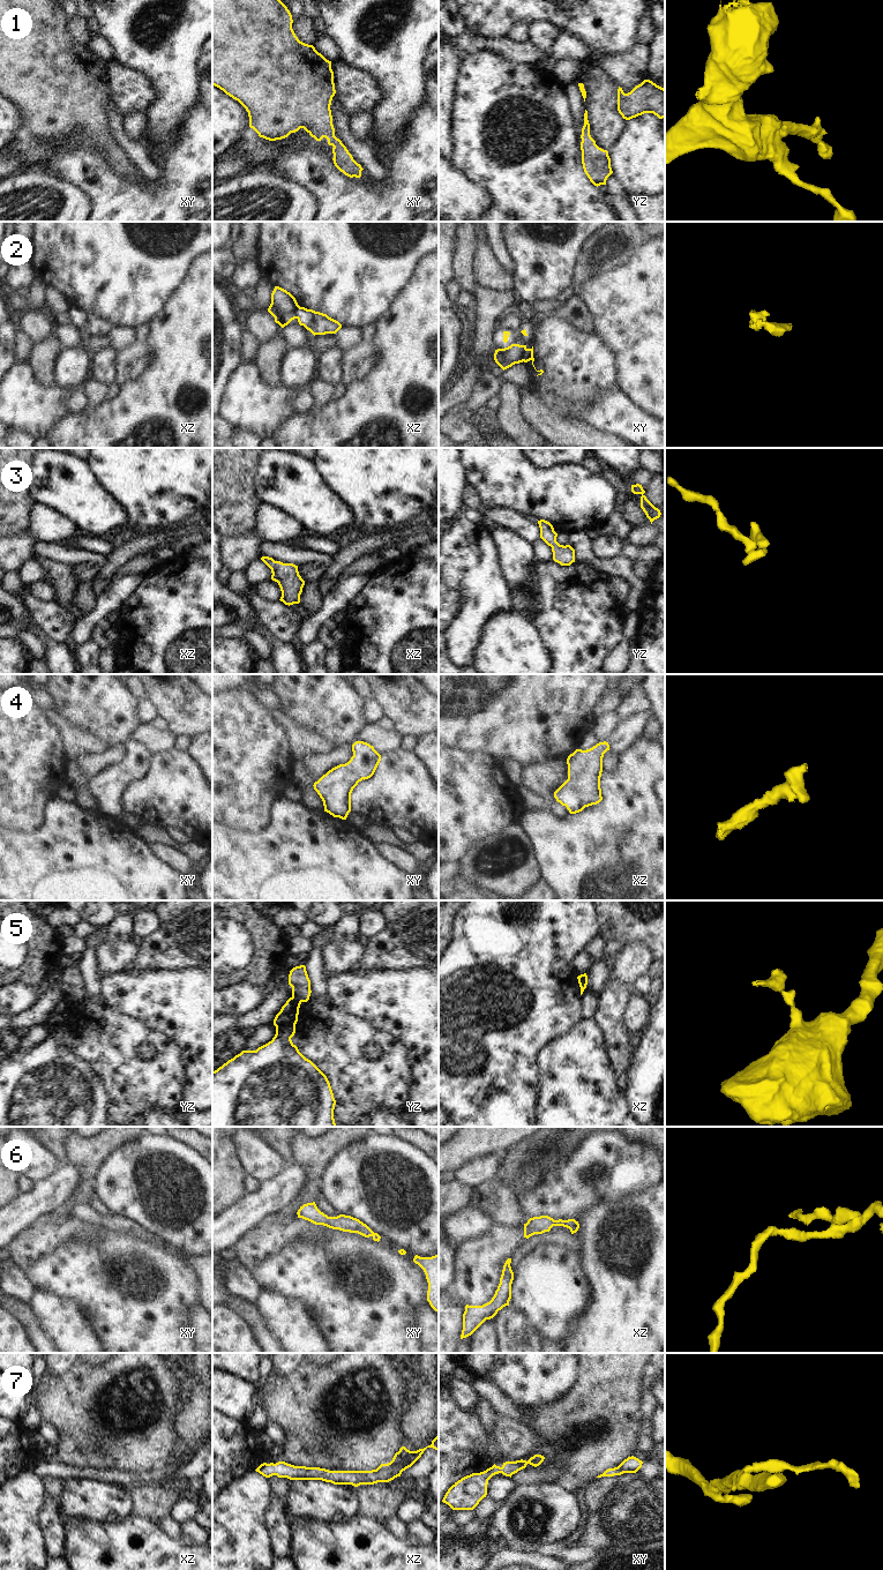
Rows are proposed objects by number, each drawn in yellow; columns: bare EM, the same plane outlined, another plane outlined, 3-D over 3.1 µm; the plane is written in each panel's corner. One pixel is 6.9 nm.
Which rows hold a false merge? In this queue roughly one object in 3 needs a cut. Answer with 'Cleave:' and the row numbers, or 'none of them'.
Cleave: 2, 5

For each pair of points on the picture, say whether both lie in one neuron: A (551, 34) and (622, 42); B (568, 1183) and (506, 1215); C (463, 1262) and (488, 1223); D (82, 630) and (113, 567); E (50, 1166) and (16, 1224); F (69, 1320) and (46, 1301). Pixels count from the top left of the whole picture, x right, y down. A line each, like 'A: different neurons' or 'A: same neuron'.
A: different neurons
B: different neurons
C: different neurons
D: different neurons
E: different neurons
F: same neuron

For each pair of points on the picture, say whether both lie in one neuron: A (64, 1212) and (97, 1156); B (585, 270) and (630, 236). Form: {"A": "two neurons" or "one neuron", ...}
{"A": "one neuron", "B": "one neuron"}

